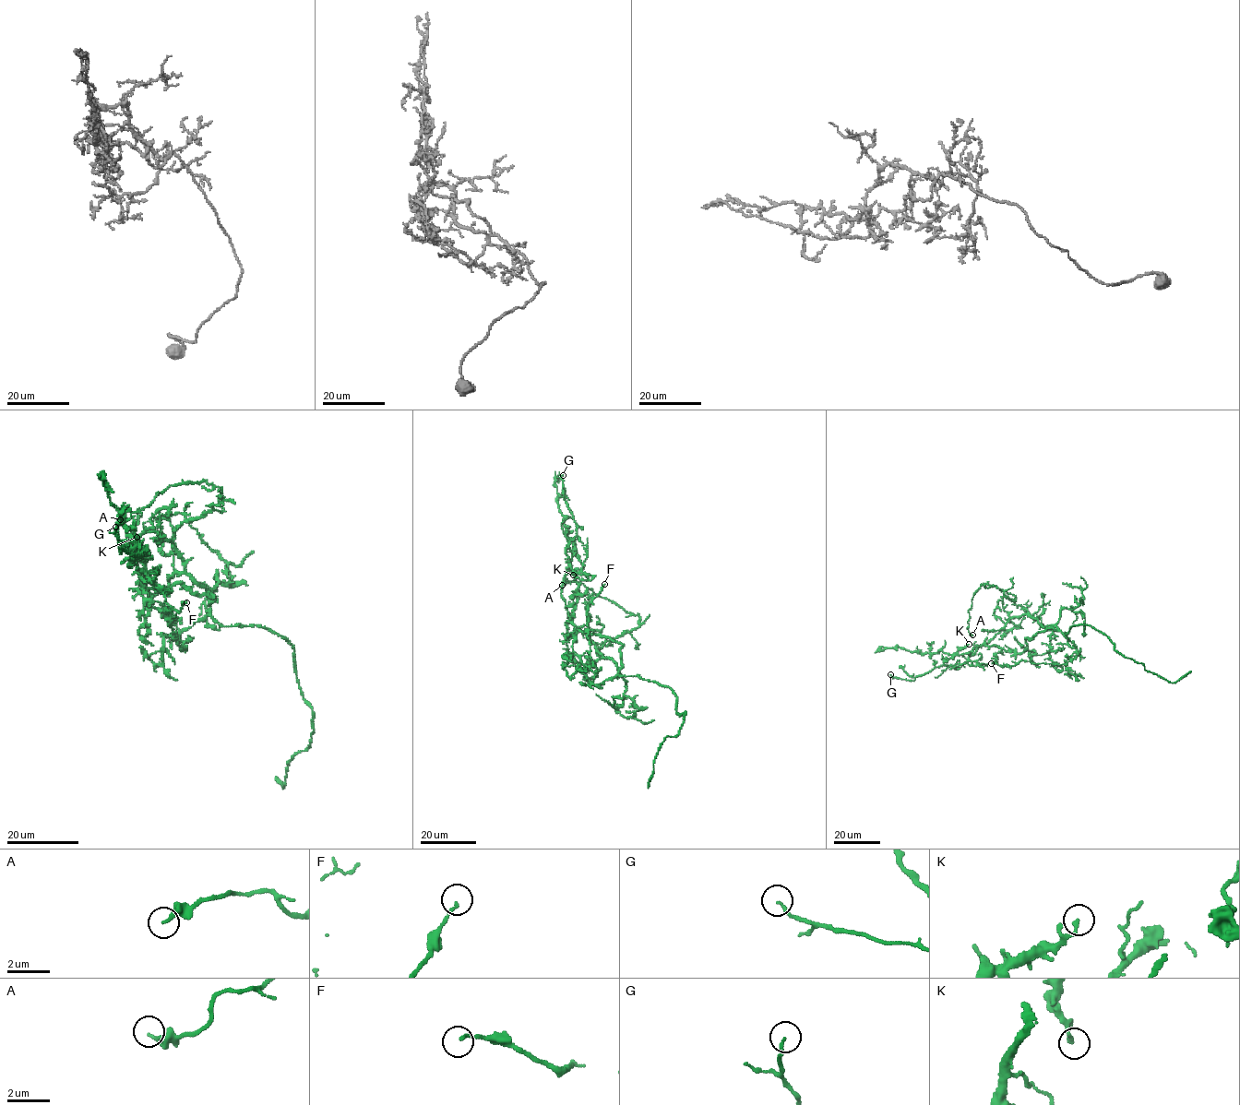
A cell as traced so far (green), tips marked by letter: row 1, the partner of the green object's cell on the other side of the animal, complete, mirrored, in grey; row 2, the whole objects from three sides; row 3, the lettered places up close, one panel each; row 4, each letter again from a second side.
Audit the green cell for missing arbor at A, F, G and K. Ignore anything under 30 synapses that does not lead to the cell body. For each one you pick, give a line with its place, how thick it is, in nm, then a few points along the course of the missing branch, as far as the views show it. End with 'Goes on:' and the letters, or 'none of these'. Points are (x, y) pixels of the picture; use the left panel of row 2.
Goes on: none of these

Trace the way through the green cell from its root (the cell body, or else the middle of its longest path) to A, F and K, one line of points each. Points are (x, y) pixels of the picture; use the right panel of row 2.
A: (1058, 630), (1054, 625), (1043, 626), (1002, 589), (984, 584), (974, 594), (968, 611), (968, 631), (972, 635)
F: (1058, 630), (1077, 647), (1077, 656), (1066, 664), (1022, 660), (1014, 666), (991, 663)
K: (1058, 630), (1047, 628), (1025, 637), (1027, 648), (1019, 653), (983, 645), (971, 654), (955, 654), (969, 644)

